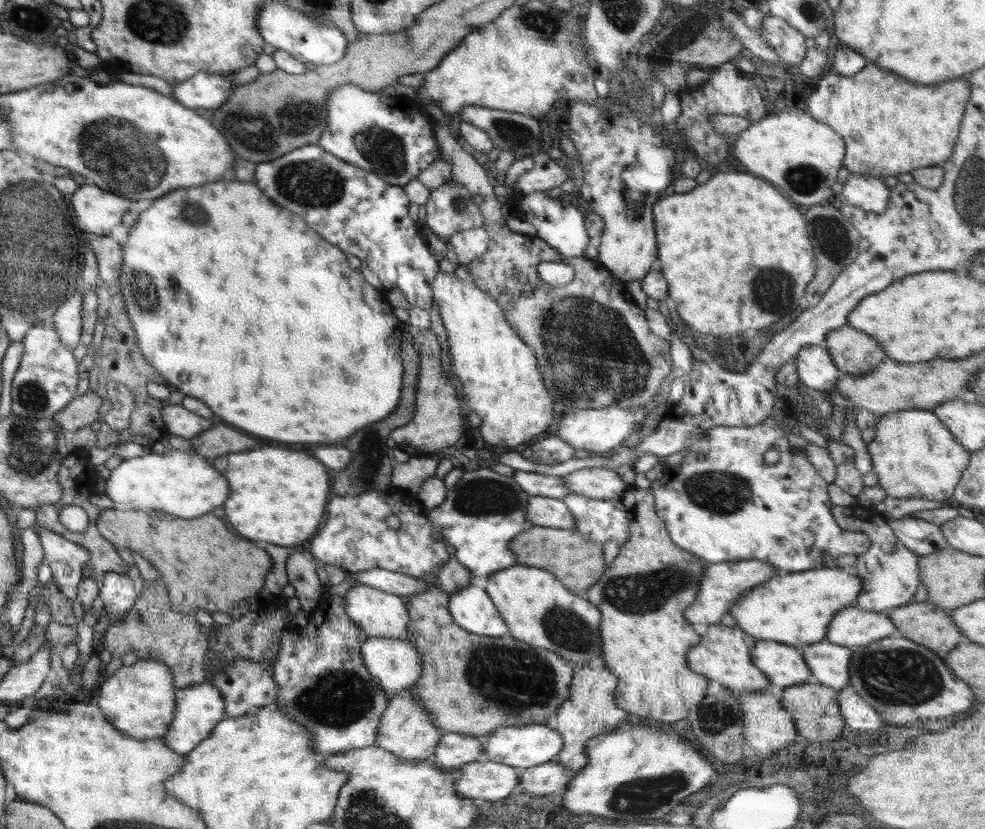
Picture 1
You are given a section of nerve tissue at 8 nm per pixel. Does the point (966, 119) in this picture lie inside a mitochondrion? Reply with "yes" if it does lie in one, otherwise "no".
no

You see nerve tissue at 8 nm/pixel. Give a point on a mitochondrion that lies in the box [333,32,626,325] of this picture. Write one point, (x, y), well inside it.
(382, 148)

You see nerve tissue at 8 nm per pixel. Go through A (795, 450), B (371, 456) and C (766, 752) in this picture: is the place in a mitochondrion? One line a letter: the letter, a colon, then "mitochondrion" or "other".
A: other
B: mitochondrion
C: other

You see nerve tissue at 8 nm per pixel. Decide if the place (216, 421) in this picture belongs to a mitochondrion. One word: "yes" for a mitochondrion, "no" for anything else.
no

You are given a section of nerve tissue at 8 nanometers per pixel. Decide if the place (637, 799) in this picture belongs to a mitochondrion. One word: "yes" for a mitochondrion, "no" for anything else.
yes

